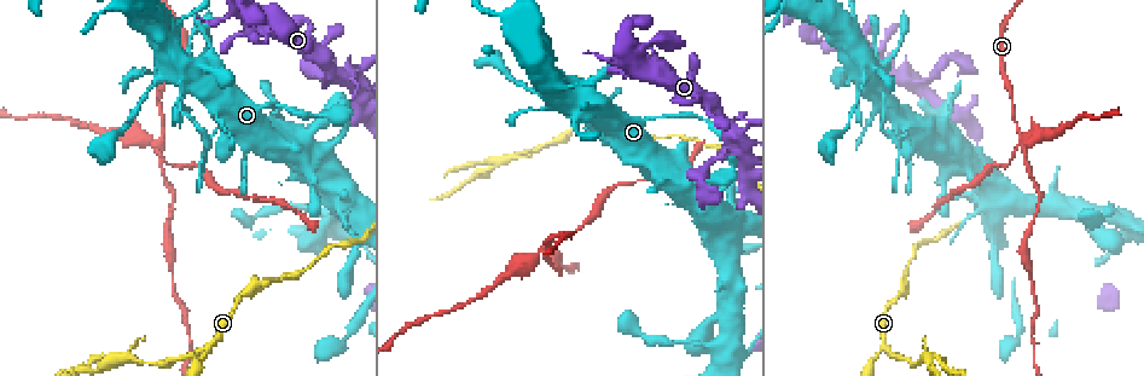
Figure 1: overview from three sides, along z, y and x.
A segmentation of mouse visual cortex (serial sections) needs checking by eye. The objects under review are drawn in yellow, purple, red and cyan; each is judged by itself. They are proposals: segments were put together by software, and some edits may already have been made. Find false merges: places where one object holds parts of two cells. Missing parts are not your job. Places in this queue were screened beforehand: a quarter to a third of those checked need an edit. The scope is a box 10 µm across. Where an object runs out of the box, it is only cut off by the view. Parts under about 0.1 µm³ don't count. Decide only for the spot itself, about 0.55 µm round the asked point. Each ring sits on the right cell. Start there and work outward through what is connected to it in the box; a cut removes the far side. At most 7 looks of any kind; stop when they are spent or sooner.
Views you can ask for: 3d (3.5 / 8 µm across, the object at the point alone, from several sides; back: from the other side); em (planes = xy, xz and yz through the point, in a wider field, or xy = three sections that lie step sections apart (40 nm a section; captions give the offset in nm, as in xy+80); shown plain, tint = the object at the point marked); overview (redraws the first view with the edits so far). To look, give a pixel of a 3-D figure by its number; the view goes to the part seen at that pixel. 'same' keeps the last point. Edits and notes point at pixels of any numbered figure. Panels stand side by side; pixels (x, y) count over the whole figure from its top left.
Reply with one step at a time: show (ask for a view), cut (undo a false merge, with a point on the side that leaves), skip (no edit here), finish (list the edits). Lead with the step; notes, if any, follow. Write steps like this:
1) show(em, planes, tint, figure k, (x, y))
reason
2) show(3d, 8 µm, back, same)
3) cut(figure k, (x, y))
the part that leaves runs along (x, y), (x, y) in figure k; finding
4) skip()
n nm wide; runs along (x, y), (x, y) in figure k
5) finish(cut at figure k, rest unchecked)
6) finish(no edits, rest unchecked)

show(3d, 8 µm, figure 1, (114, 360))
two arms at a narrow angle

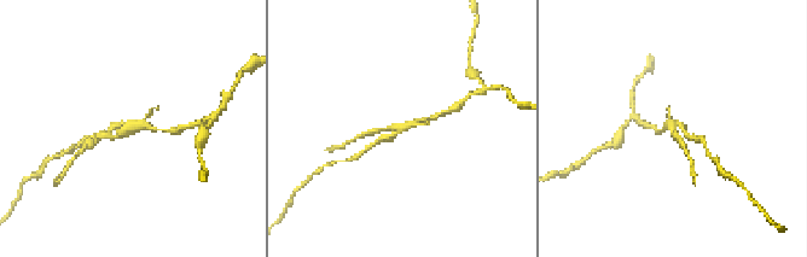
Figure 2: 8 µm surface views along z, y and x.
show(3d, 3.5 µm, back, same)

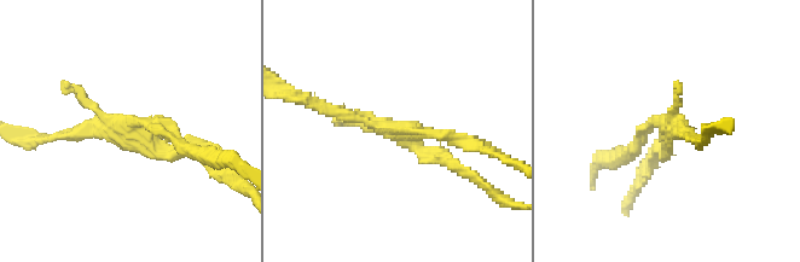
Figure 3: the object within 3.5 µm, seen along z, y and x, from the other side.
show(em, xy, step 2, tint, figure 3, (397, 134))

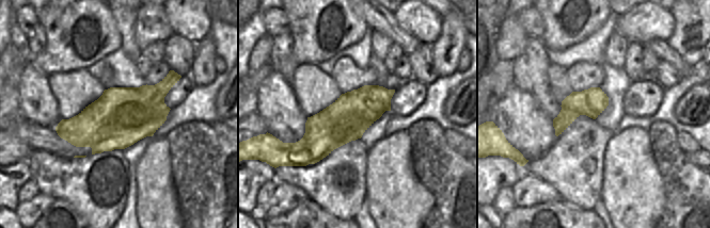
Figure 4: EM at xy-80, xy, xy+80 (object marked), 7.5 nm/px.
skip()
runs along (324, 106), (398, 134), (461, 140) in figure 3; all the same cell

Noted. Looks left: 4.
show(3d, 3.5 µm, figure 1, (547, 257))
calibre changes

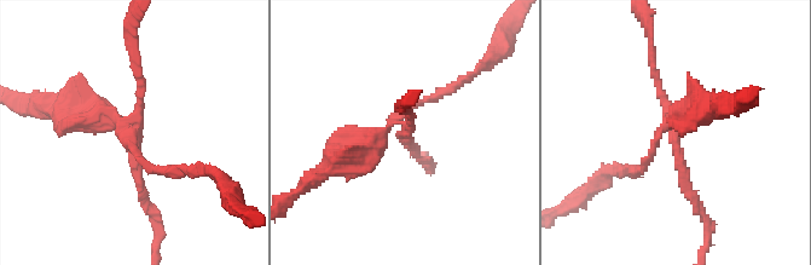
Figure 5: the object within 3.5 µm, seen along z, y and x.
show(em, planes, tint, figure 5, (665, 119))

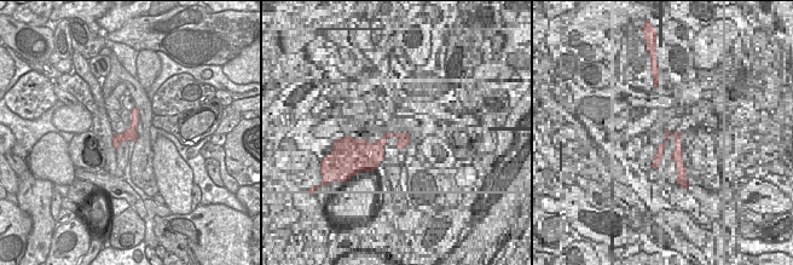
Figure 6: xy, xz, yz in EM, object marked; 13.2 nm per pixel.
cut(figure 5, (359, 138))
180 nm wide; the part that leaves runs along (394, 122), (306, 184) in figure 5; two cells meet here

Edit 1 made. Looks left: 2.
finish(cut at figure 5, rest unchecked)

